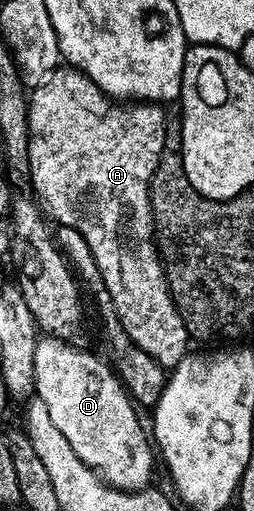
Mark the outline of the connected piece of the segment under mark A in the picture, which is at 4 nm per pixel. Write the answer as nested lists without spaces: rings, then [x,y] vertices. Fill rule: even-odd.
[[[56,68],[53,73],[48,74],[39,85],[31,90],[28,99],[27,172],[32,173],[32,185],[36,188],[37,193],[35,196],[37,198],[44,197],[43,204],[46,206],[47,216],[49,218],[52,216],[56,220],[57,226],[74,227],[74,231],[78,231],[78,235],[82,235],[82,239],[86,239],[86,243],[90,243],[90,251],[96,260],[95,272],[100,273],[101,279],[104,280],[104,289],[108,292],[109,299],[112,300],[110,302],[111,308],[118,315],[118,319],[122,319],[122,327],[126,331],[126,335],[130,335],[133,343],[142,347],[142,351],[146,351],[146,355],[150,355],[157,363],[165,367],[174,367],[189,352],[190,338],[180,318],[181,312],[177,309],[175,301],[172,300],[172,291],[168,287],[166,276],[166,266],[158,252],[158,246],[153,240],[152,204],[148,198],[148,182],[152,180],[154,171],[158,167],[158,159],[164,150],[164,138],[164,109],[159,104],[110,103],[108,94],[103,93],[81,69]]]

